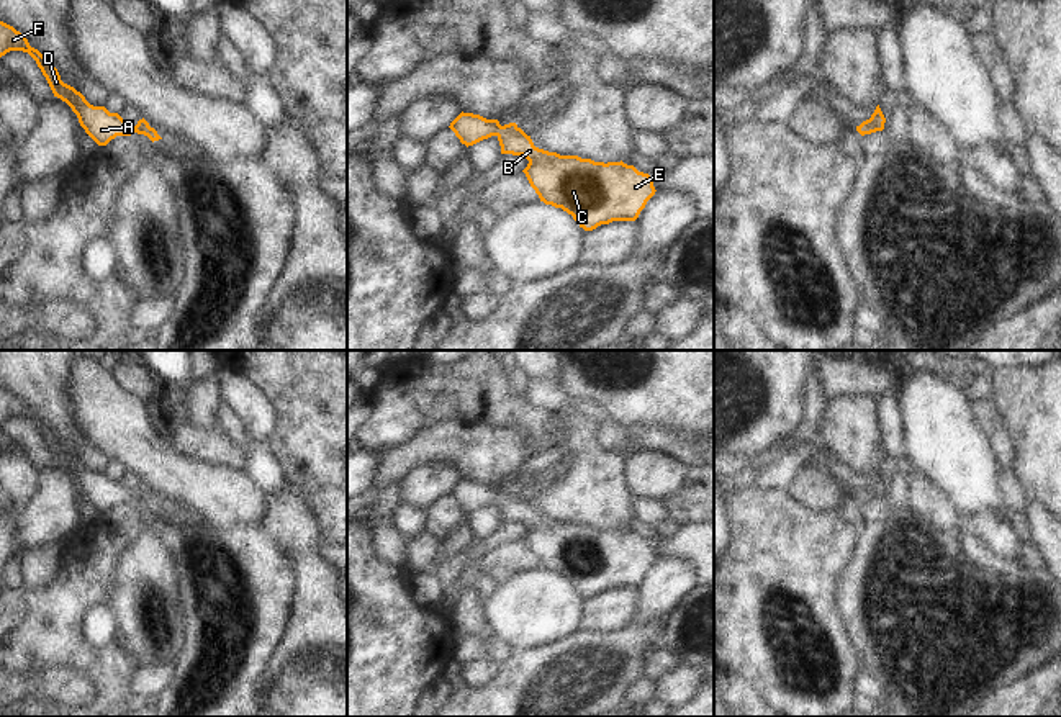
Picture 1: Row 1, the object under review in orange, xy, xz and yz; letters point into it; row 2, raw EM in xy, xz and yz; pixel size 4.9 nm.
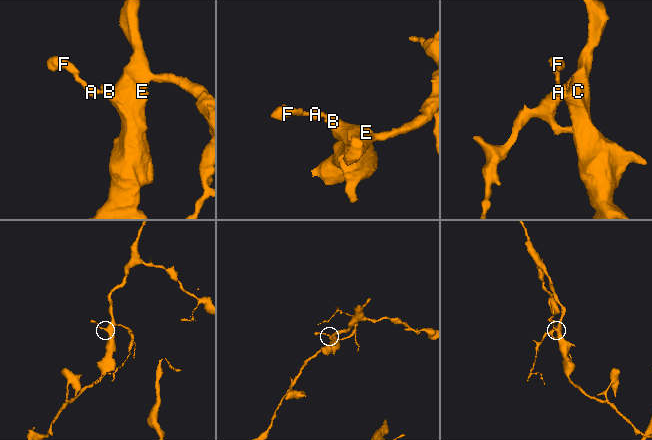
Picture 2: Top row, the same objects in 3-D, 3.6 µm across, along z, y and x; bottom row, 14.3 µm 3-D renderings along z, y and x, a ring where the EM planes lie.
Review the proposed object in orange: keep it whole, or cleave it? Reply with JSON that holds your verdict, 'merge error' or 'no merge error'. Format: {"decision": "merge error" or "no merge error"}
{"decision": "no merge error"}

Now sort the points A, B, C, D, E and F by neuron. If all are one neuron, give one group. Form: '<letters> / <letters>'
A B C D E F

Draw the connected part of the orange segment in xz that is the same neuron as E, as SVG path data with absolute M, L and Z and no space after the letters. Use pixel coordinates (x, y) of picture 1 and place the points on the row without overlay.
M460 480L449 493L462 511L473 512L483 506L496 503L501 521L522 522L529 527L522 537L540 568L562 575L573 583L585 598L593 598L612 588L635 588L647 568L655 561L655 553L648 540L639 539L634 532L621 529L594 529L578 522L560 522L534 512L516 489L501 493L498 486L486 486L473 480Z

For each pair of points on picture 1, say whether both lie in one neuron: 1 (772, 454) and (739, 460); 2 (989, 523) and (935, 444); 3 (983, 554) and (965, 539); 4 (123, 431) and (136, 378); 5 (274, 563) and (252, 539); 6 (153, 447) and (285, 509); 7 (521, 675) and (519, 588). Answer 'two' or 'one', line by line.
1: one
2: one
3: one
4: two
5: one
6: two
7: two

